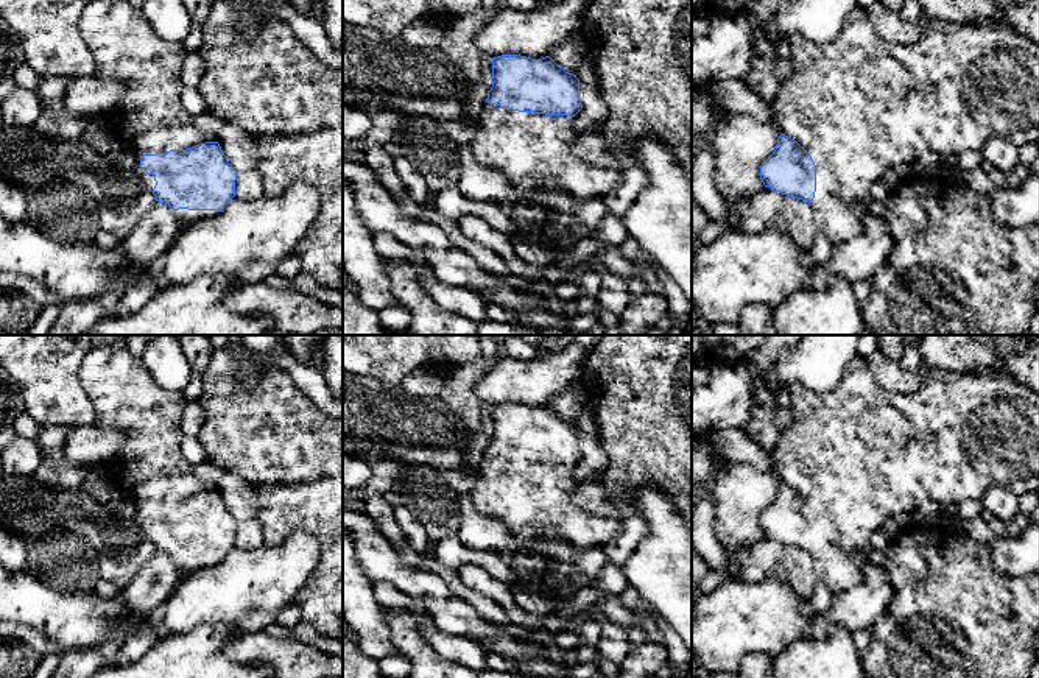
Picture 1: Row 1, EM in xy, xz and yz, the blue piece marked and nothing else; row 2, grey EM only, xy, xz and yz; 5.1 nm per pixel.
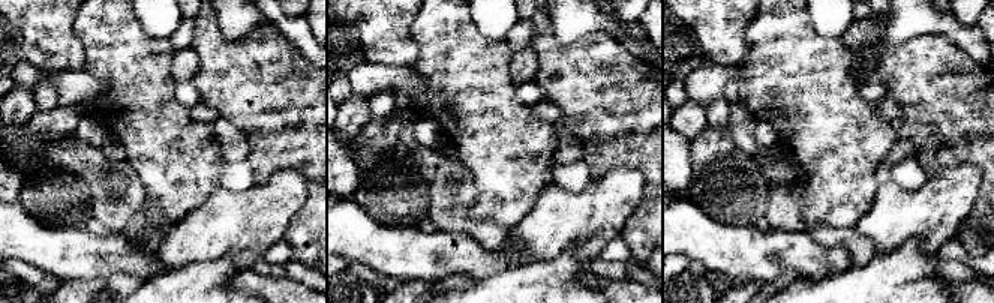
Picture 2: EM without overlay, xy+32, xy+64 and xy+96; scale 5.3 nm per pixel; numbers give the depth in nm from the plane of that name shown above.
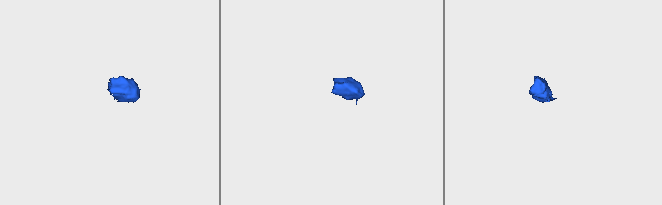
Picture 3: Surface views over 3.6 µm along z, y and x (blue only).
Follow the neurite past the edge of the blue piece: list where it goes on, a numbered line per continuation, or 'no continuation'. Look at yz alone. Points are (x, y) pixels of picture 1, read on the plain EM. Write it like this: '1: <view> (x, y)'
1: yz (859, 454)

